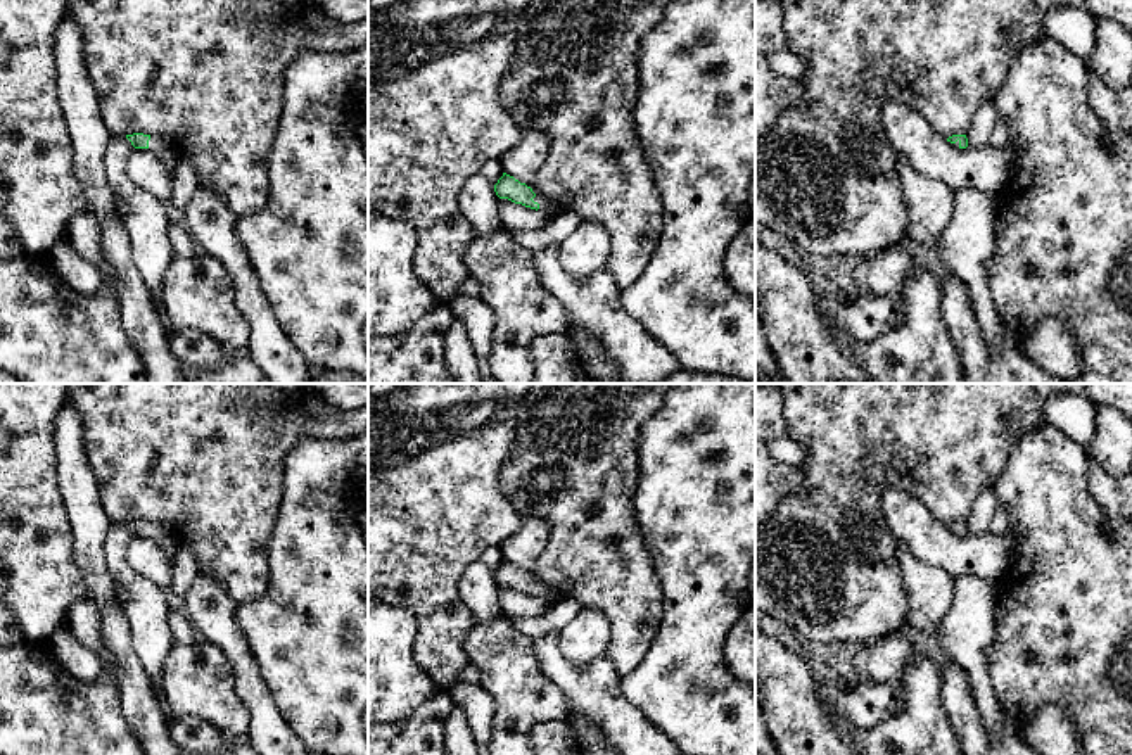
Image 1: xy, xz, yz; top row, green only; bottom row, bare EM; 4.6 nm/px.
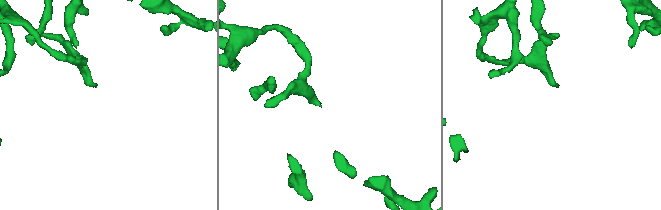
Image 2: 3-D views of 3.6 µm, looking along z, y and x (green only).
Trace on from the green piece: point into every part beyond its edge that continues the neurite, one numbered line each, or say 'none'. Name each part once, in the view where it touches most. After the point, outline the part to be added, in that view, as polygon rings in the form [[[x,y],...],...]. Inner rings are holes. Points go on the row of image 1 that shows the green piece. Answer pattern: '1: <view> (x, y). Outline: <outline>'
1: xz (550, 211). Outline: [[[536,195],[532,200],[539,204],[537,211],[543,213],[548,218],[548,221],[551,221],[560,213],[556,206],[550,204],[541,195]]]

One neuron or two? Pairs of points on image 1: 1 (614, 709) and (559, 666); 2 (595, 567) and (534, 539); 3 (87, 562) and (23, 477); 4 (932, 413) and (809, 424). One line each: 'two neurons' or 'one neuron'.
1: one neuron
2: two neurons
3: two neurons
4: one neuron

